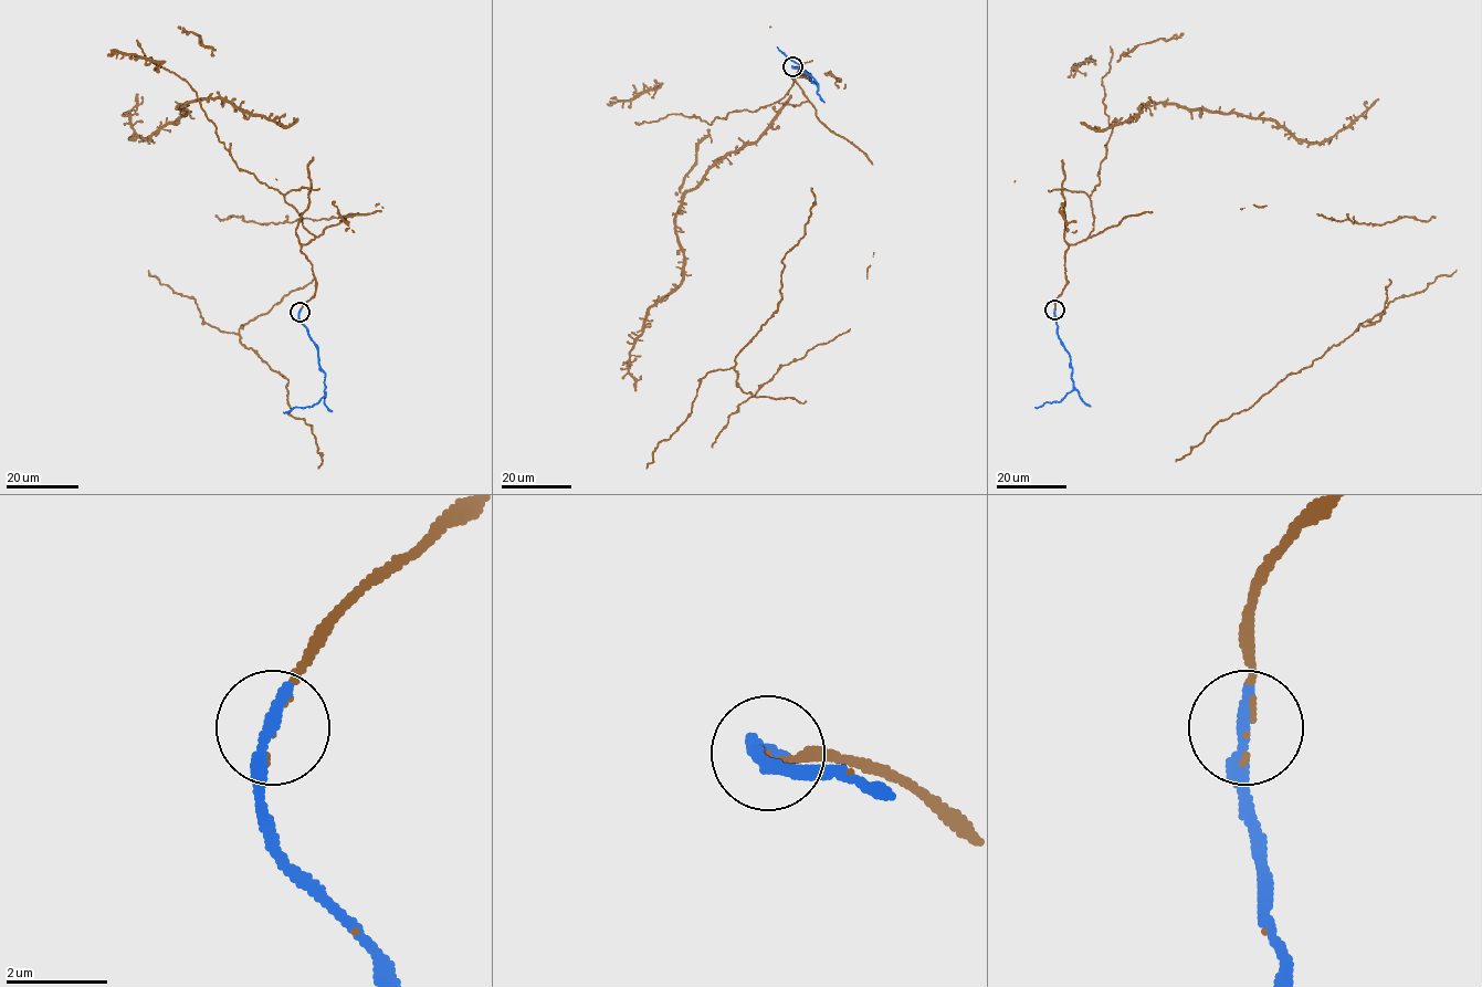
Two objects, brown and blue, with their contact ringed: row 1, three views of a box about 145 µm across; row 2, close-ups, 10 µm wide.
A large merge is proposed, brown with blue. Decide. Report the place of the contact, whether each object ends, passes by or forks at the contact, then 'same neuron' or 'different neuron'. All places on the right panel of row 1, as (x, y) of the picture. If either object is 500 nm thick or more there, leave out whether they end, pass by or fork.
at (1054, 310); brown ends there; blue ends there; same neuron

